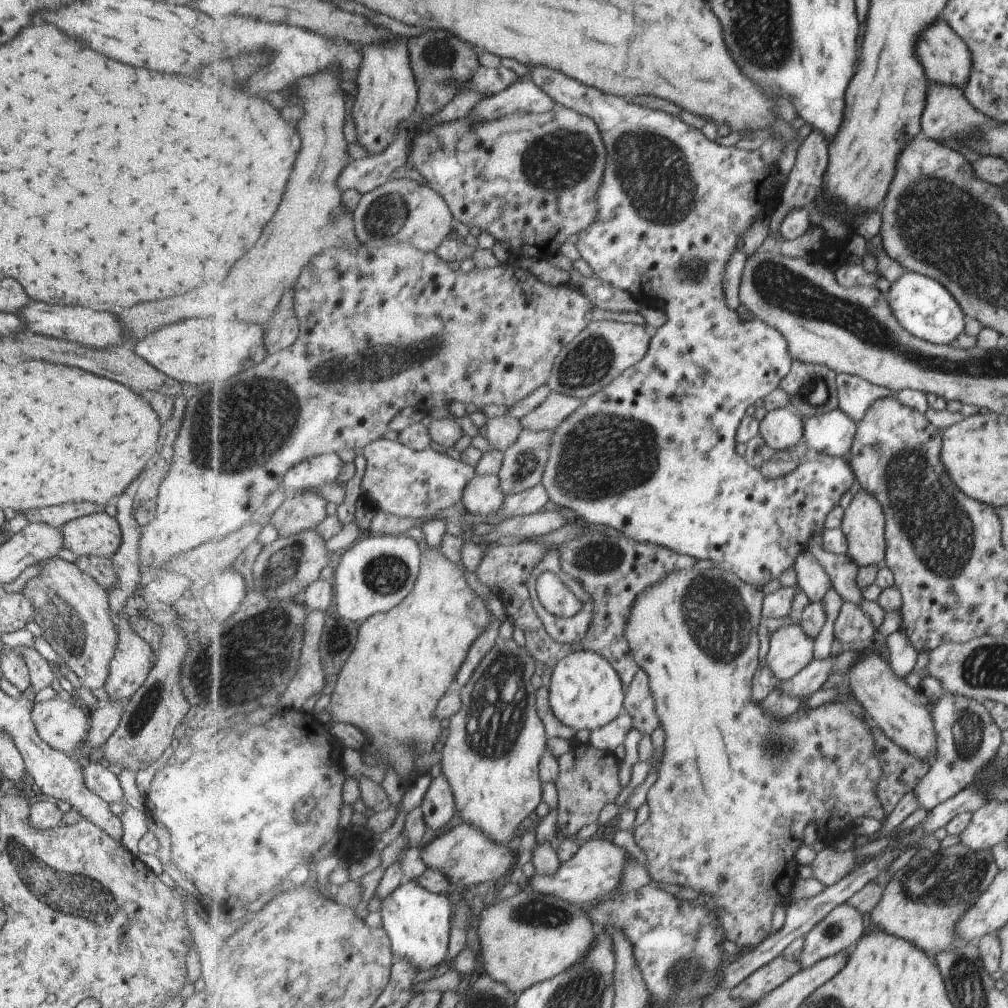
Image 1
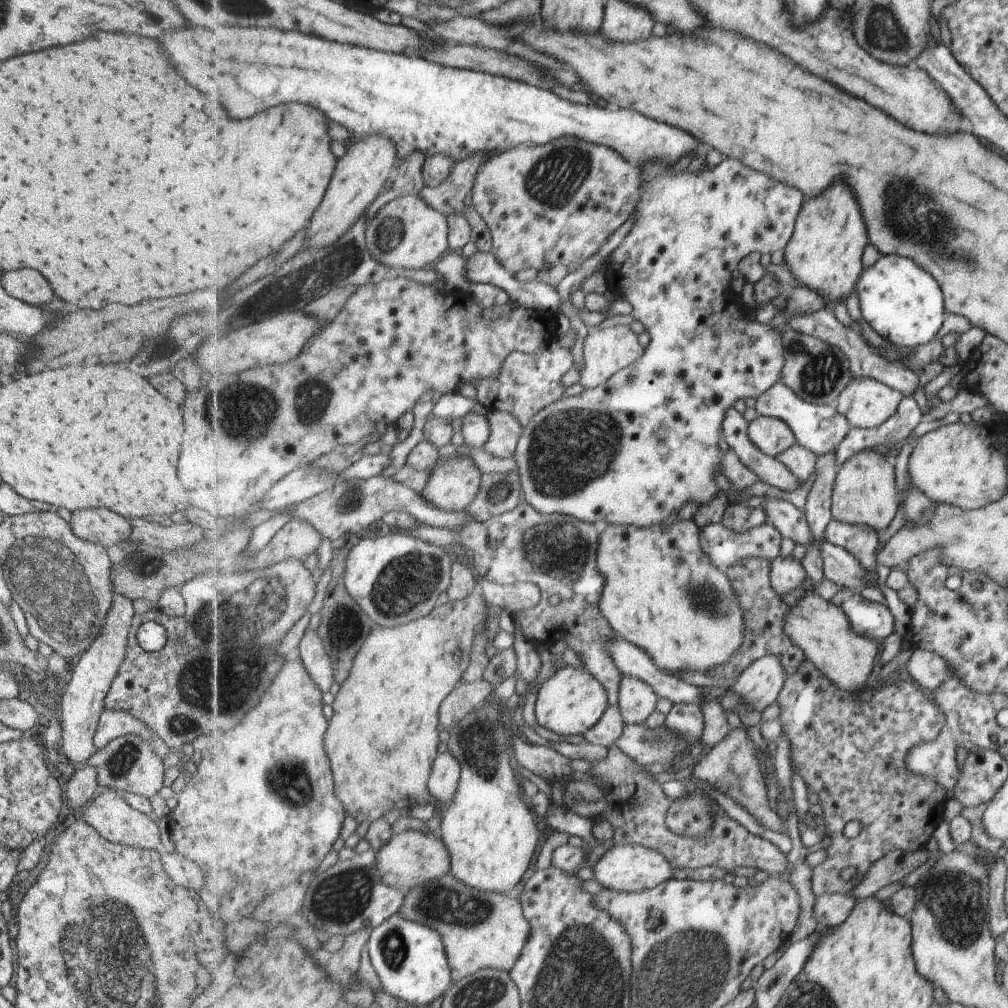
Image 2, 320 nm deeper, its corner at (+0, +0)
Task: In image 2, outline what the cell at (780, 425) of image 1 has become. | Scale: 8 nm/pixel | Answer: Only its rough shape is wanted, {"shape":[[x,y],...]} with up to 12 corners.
{"shape":[[760,415],[748,428],[750,439],[769,456],[796,442],[780,418]]}

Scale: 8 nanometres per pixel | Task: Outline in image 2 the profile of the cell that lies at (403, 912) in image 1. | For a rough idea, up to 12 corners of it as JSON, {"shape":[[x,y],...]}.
{"shape":[[395,914],[368,956],[383,990],[429,1006],[452,985],[438,930]]}

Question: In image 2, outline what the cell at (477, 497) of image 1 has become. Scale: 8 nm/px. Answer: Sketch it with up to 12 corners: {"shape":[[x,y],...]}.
{"shape":[[463,450],[440,458],[419,494],[435,508],[465,511],[483,472]]}

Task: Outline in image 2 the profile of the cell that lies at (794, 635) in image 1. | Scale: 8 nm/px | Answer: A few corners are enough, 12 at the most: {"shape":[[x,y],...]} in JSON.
{"shape":[[781,659],[756,660],[729,688],[755,711],[778,702]]}

